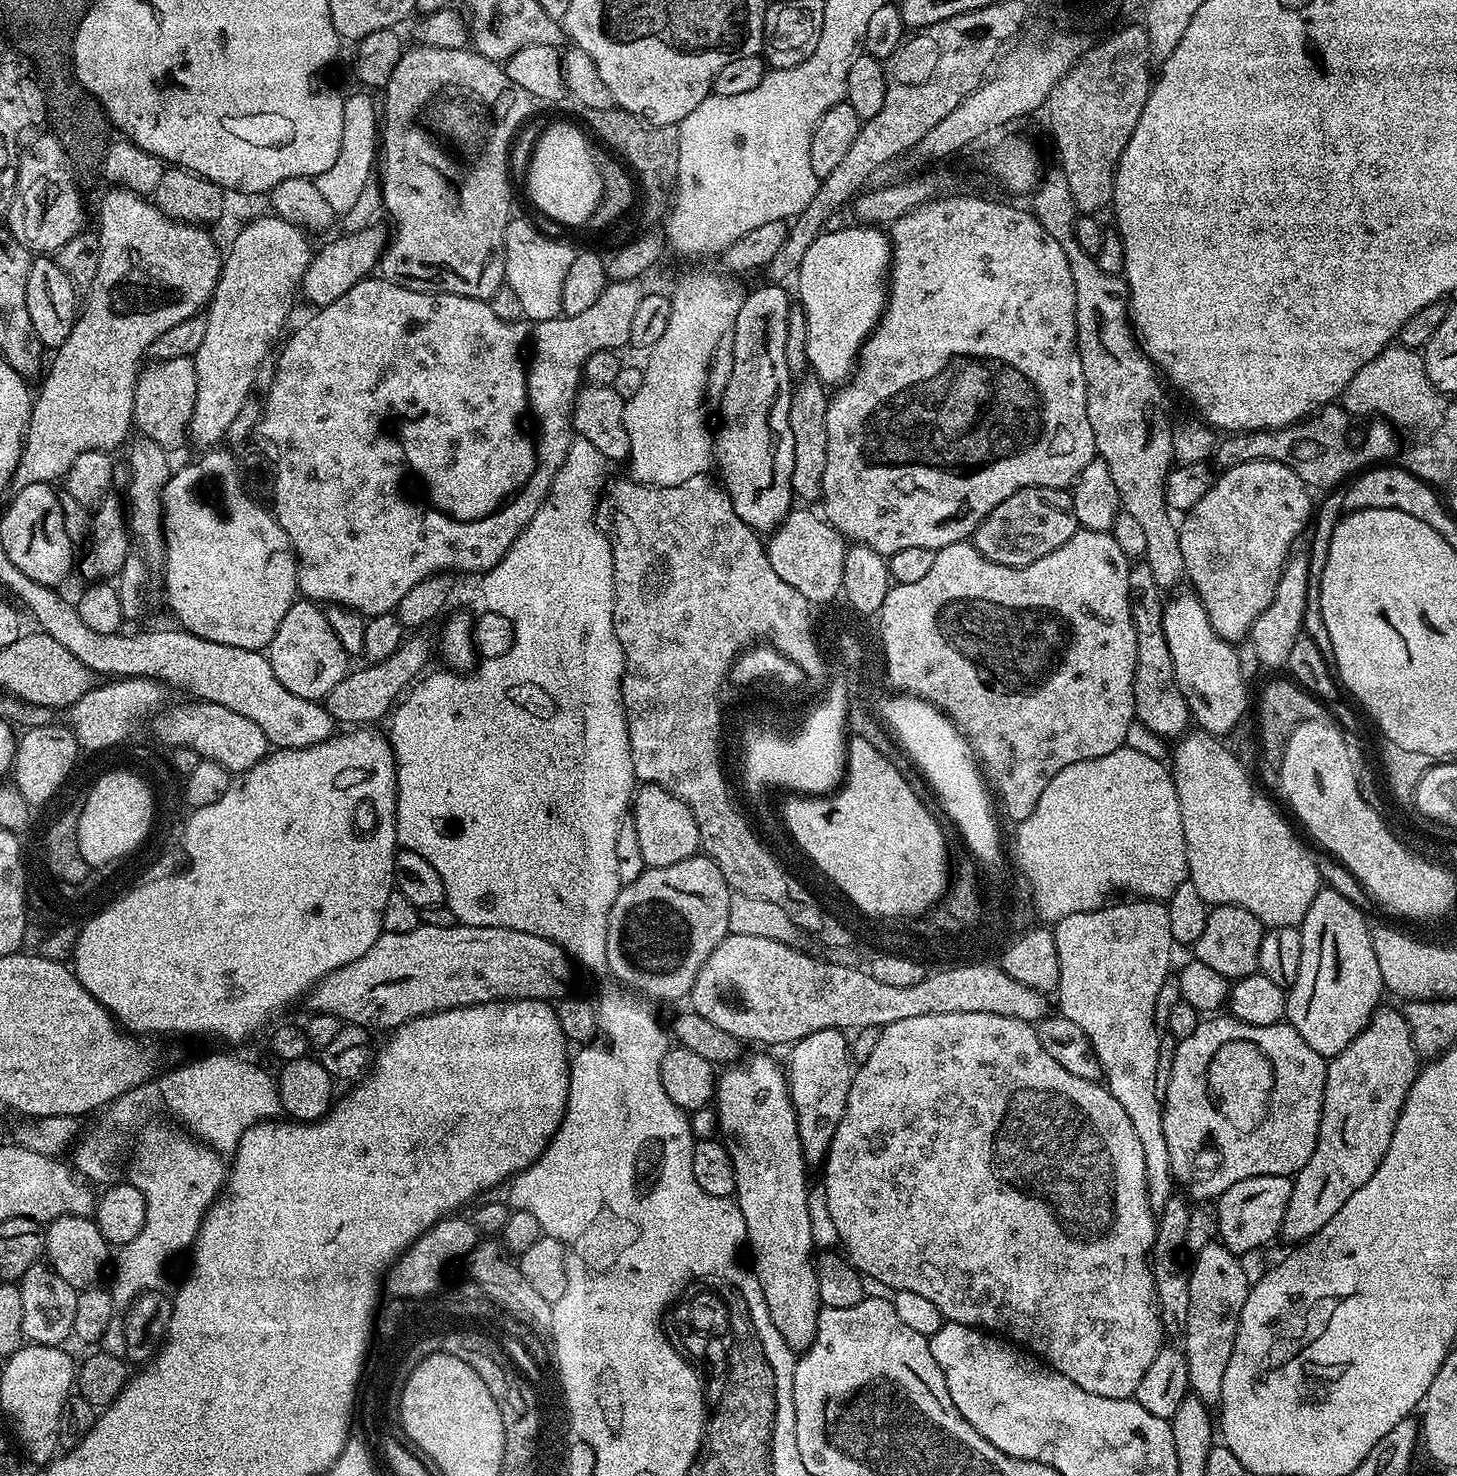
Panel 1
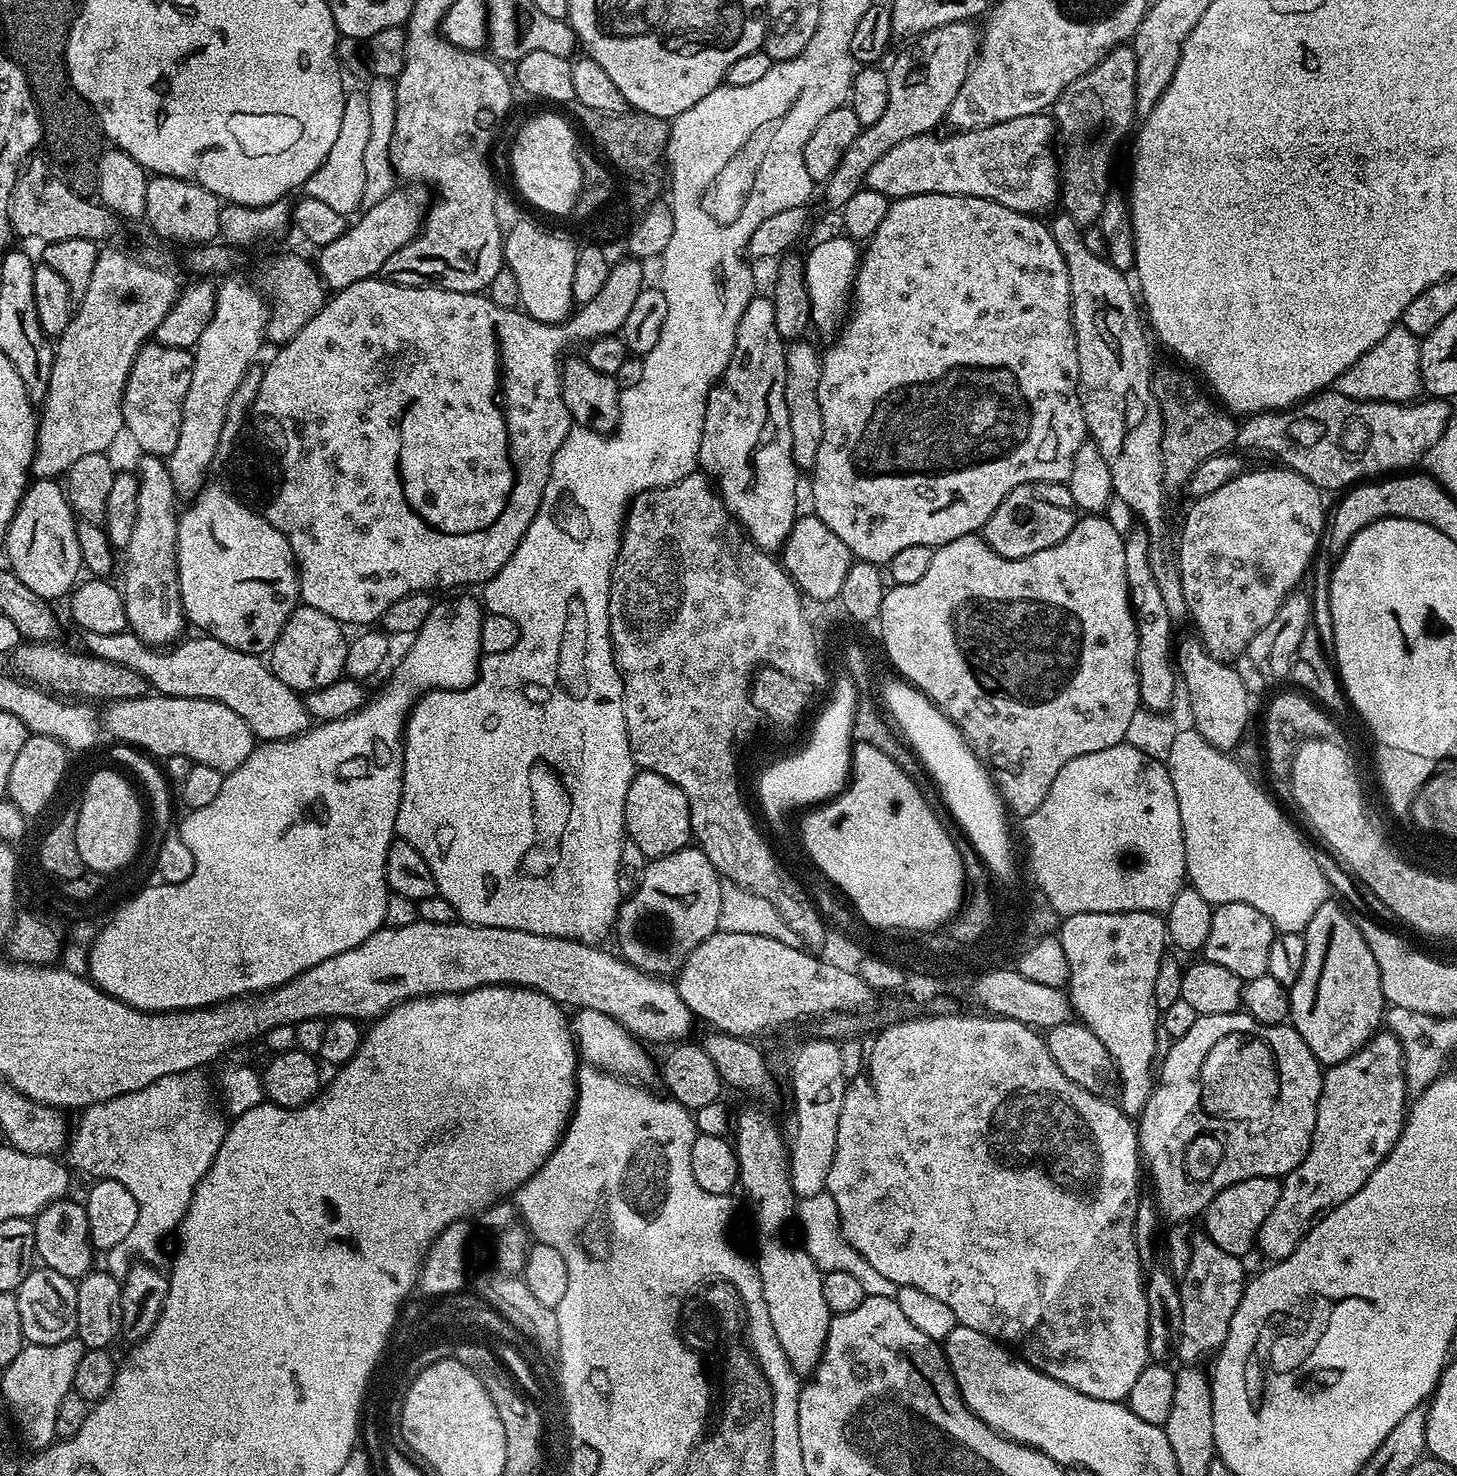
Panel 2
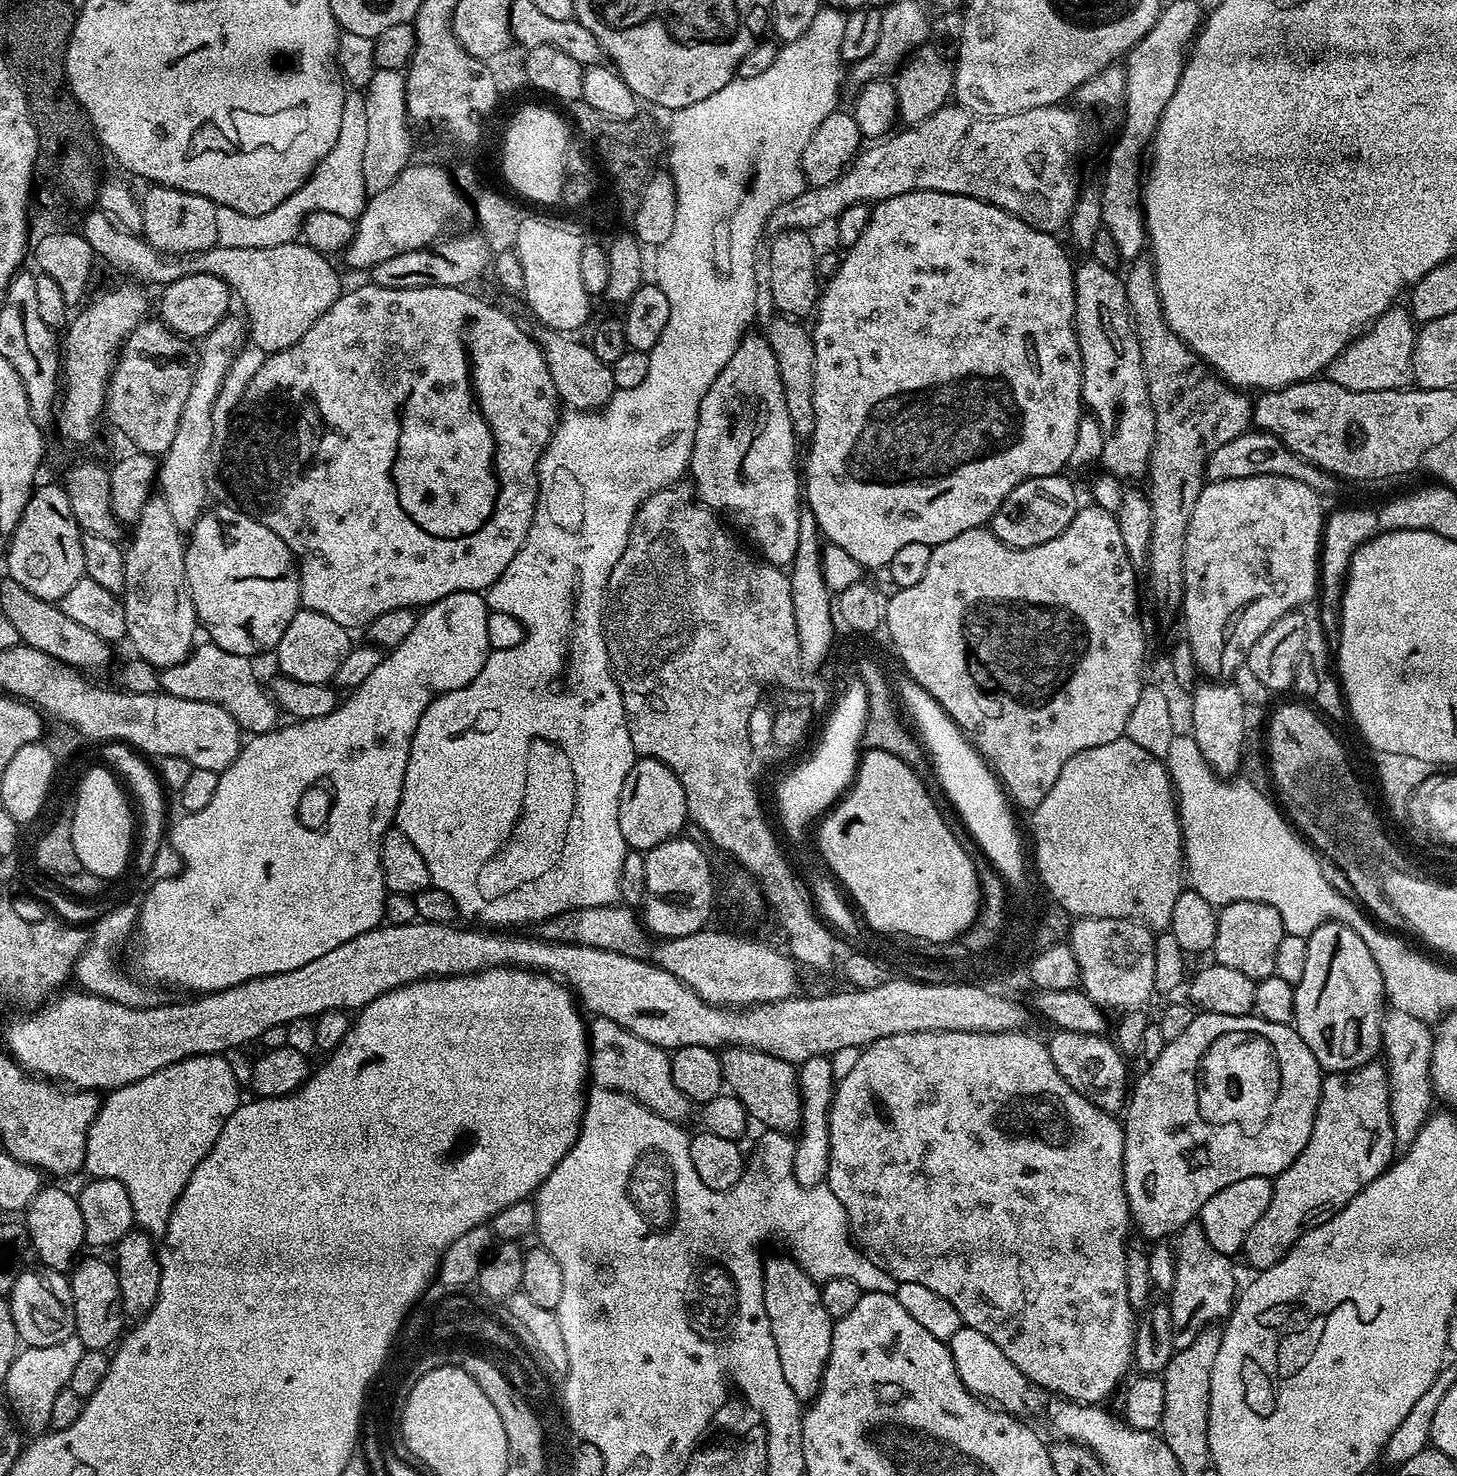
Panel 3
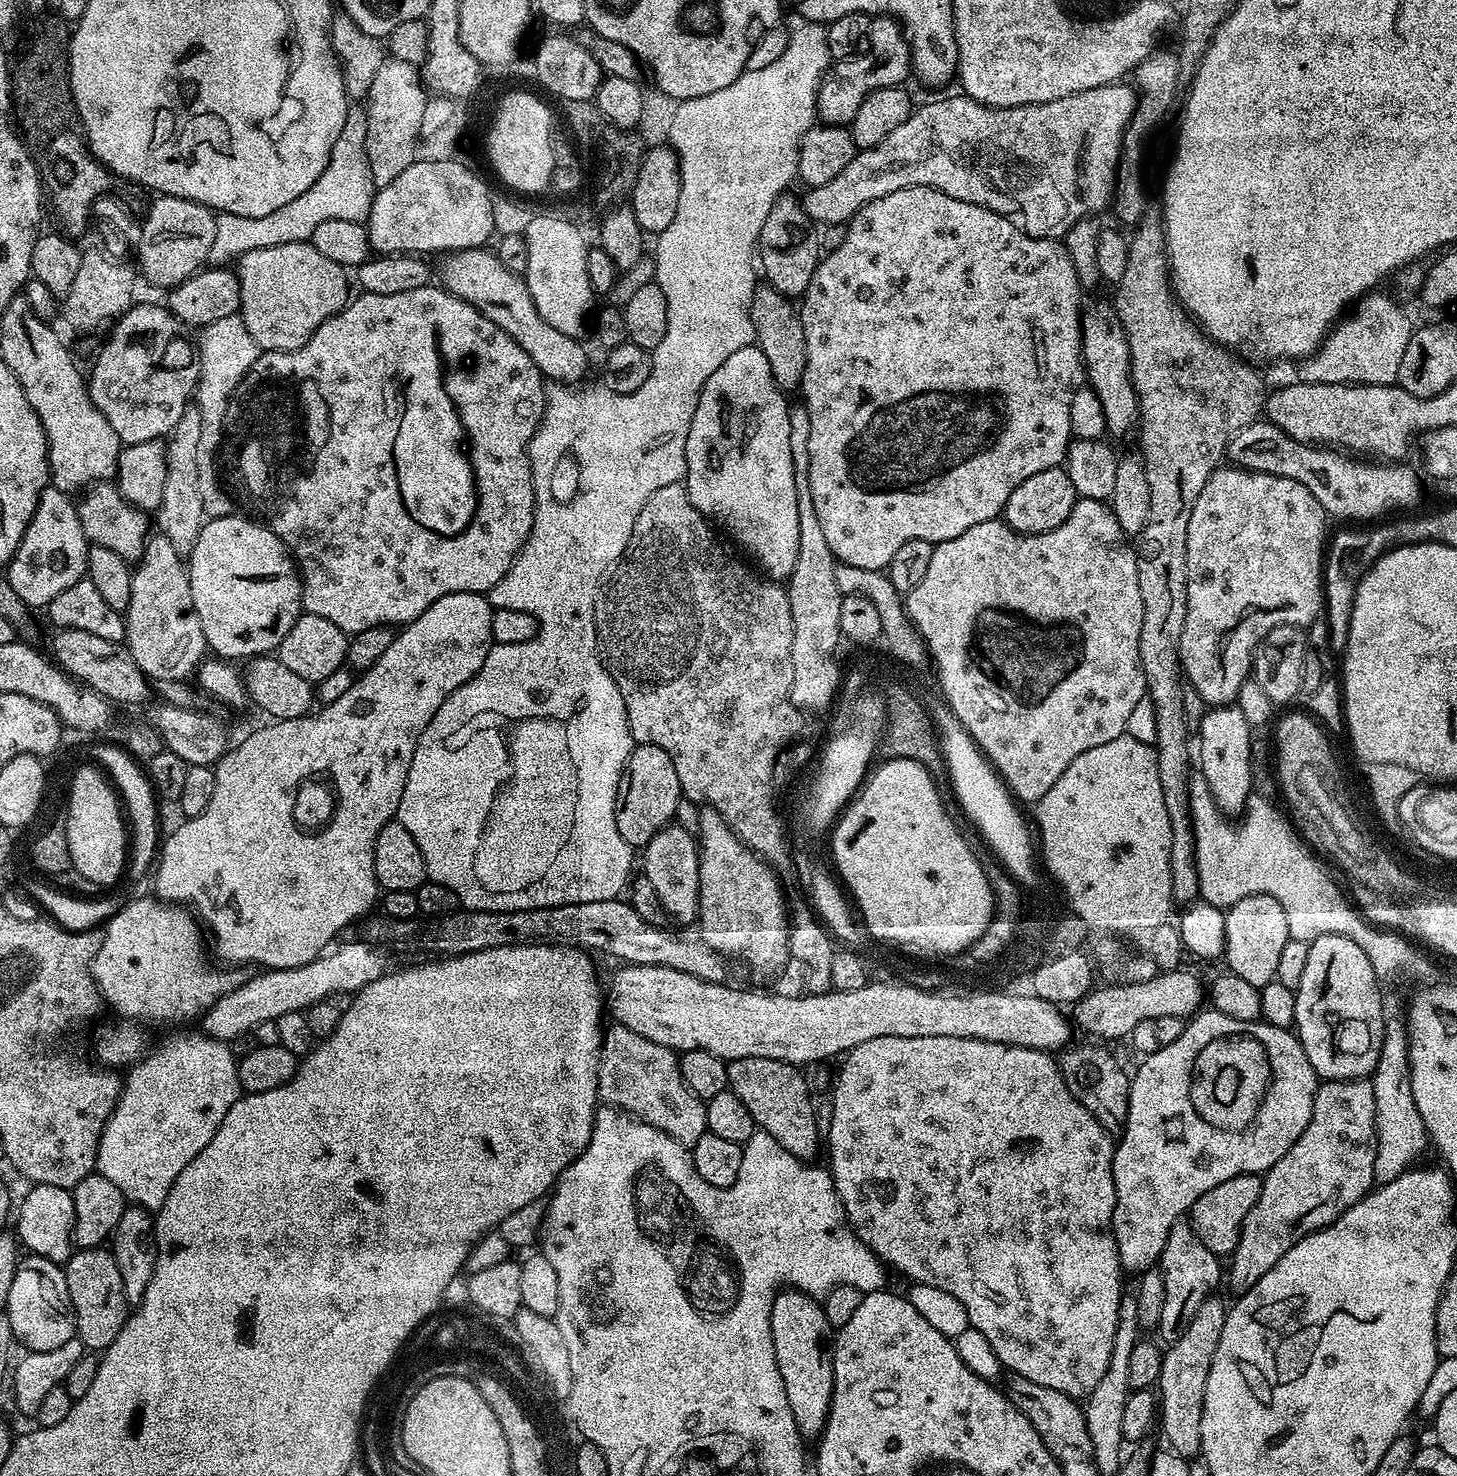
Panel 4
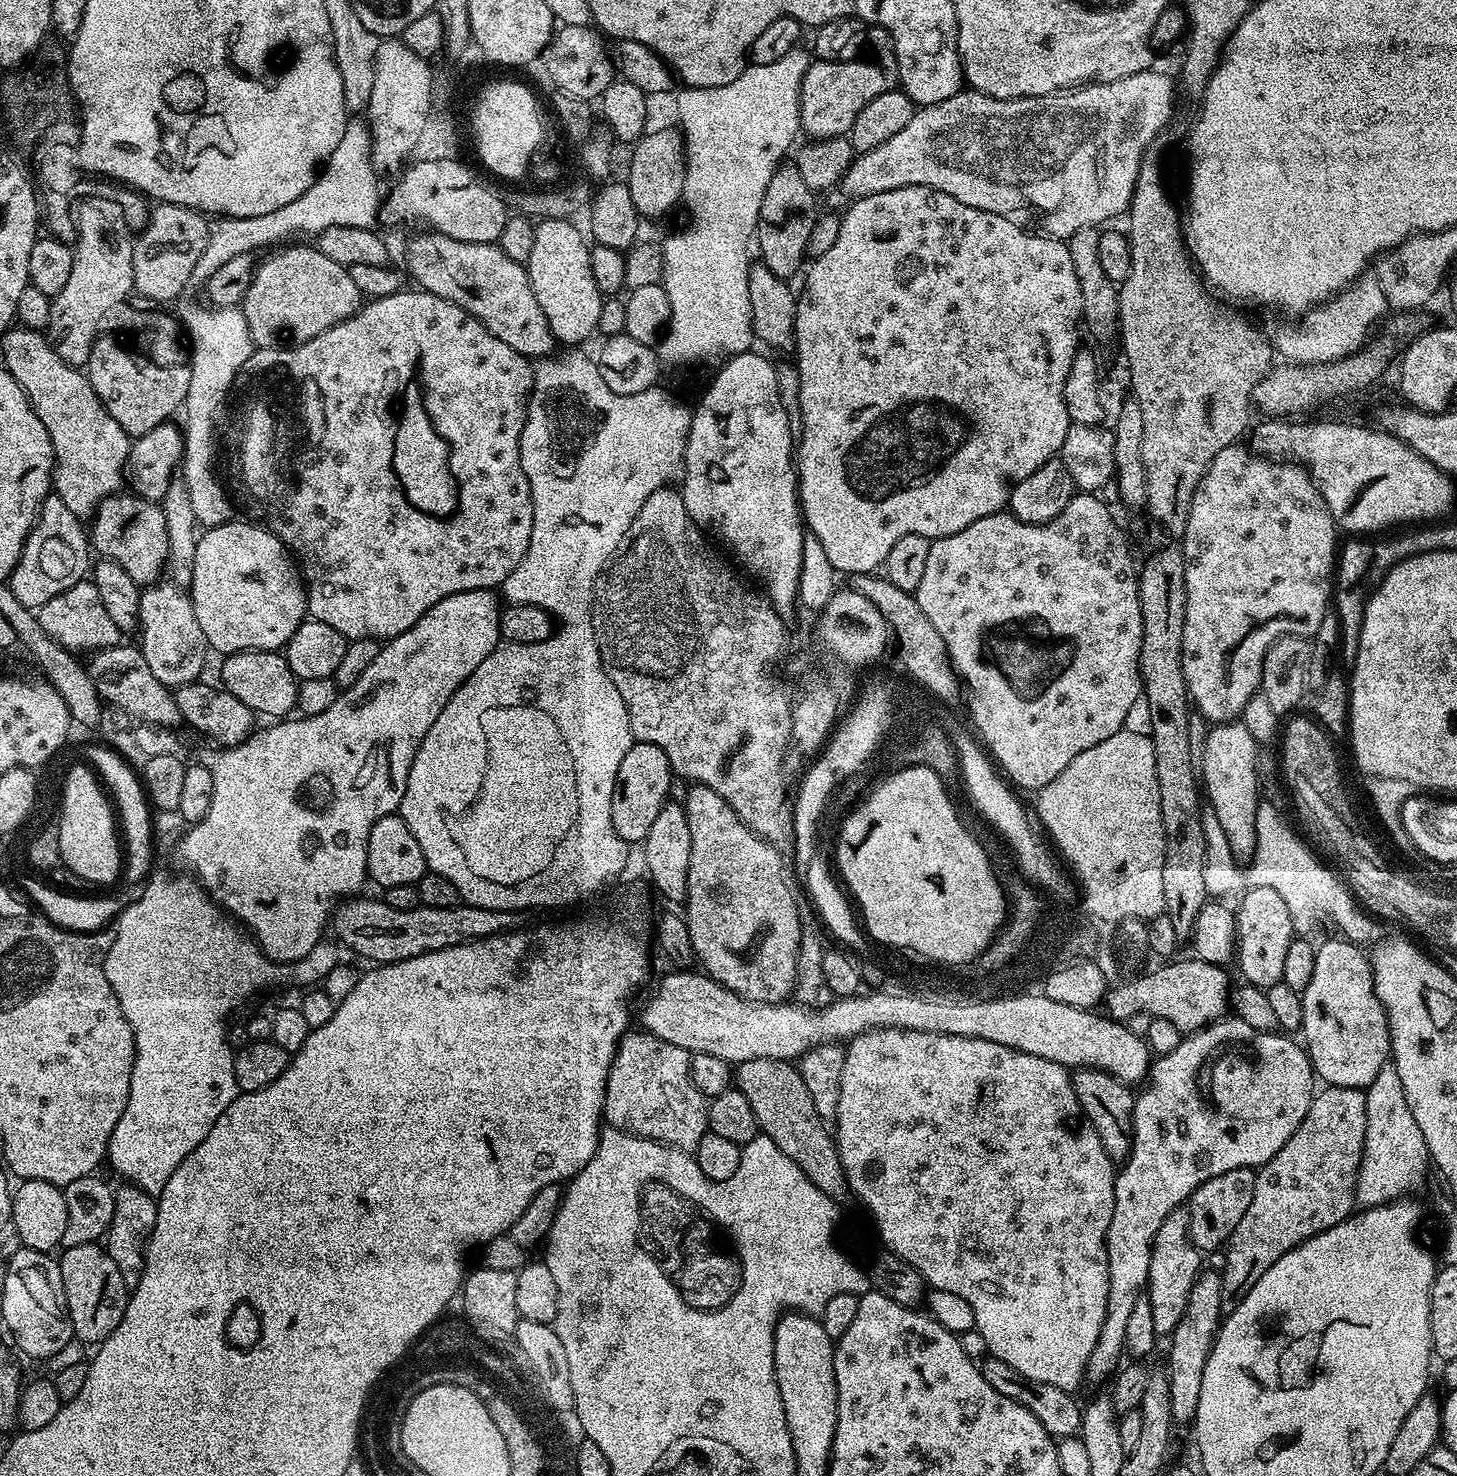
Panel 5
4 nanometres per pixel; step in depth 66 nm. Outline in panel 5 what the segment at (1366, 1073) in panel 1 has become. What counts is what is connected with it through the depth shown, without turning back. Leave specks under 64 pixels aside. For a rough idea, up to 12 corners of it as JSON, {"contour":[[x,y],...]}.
{"contour":[[1324,1086],[1256,1172],[1220,1281],[1246,1298],[1357,1207],[1366,1098]]}

